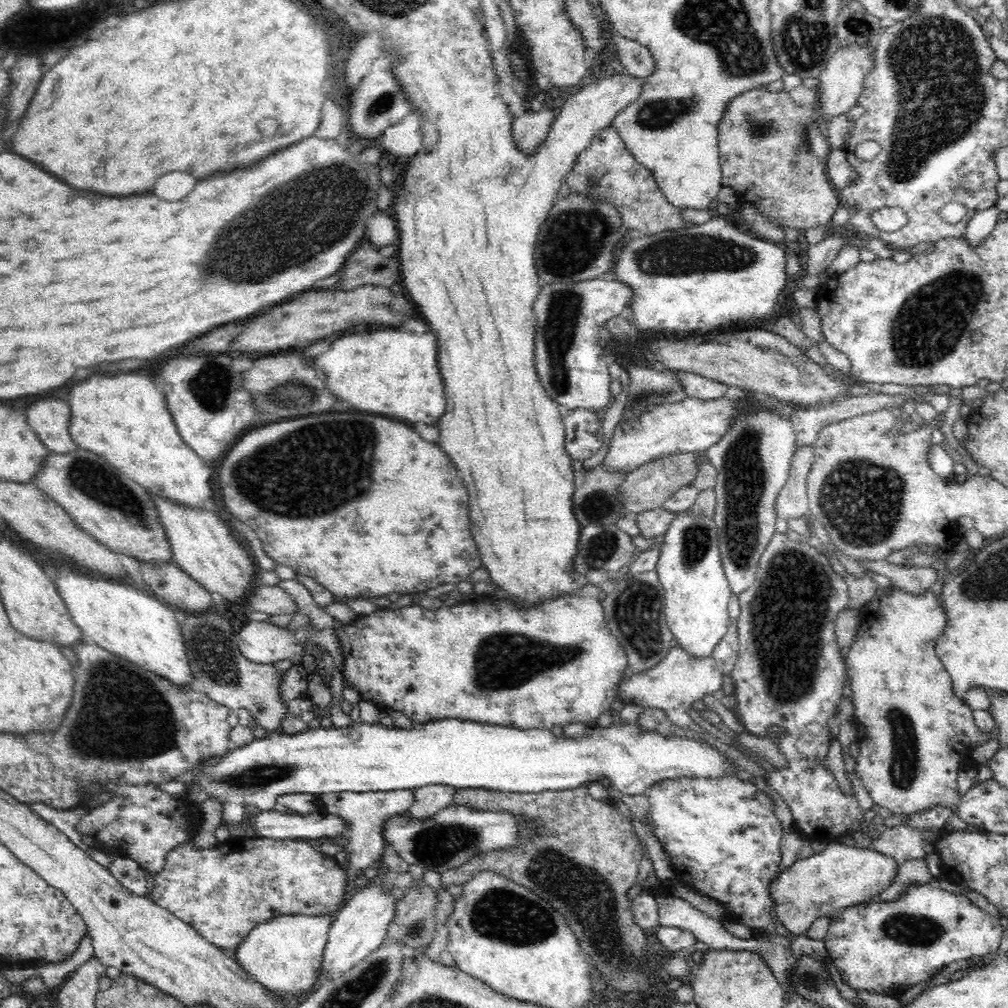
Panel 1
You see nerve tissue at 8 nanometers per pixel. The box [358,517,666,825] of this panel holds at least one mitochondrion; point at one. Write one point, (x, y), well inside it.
(505, 660)

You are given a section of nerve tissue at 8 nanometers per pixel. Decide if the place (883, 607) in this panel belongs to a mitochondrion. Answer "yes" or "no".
no

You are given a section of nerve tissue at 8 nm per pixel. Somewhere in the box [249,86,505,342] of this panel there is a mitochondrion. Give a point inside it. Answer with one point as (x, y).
(384, 102)

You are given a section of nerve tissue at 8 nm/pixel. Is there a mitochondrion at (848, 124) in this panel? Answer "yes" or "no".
no

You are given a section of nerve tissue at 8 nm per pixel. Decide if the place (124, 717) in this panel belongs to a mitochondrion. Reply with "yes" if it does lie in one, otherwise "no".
yes

